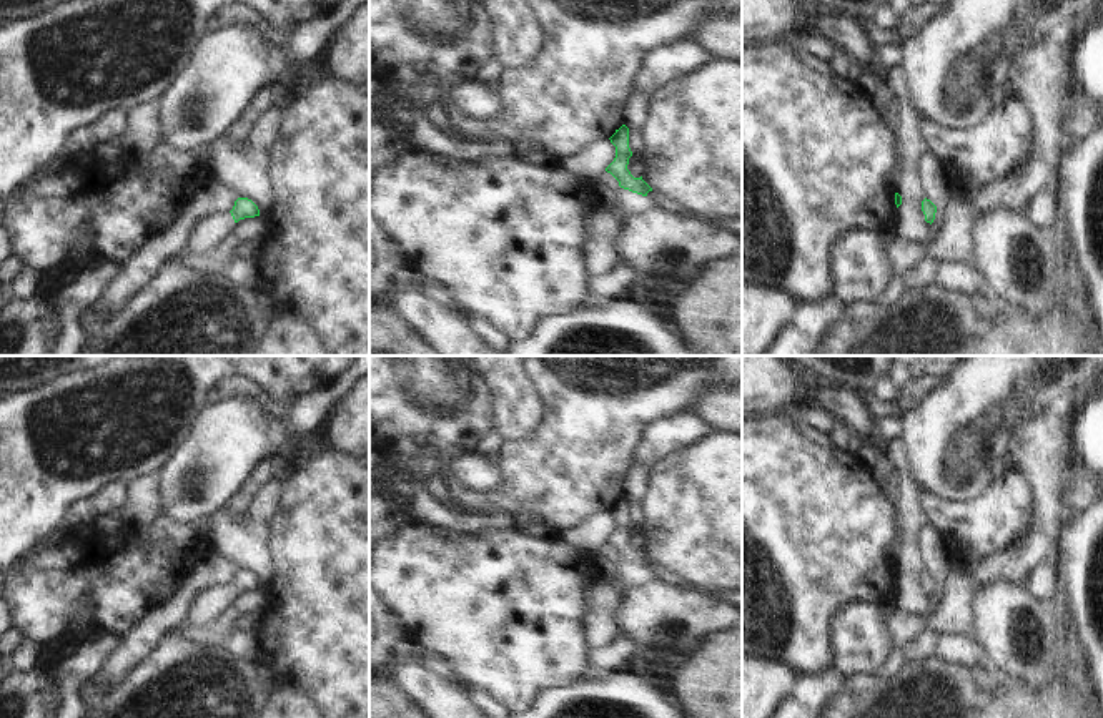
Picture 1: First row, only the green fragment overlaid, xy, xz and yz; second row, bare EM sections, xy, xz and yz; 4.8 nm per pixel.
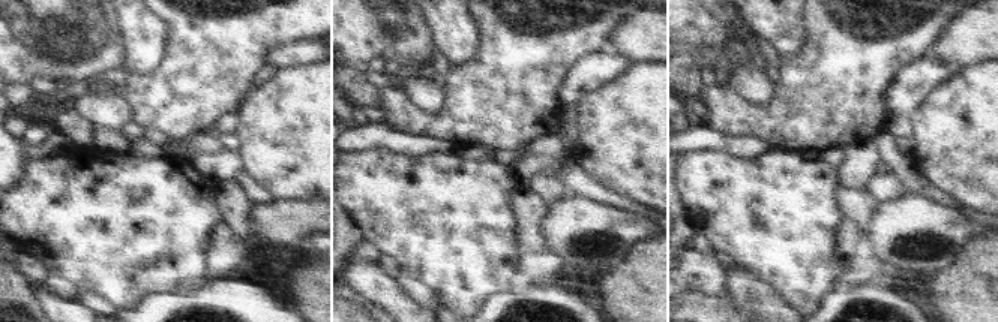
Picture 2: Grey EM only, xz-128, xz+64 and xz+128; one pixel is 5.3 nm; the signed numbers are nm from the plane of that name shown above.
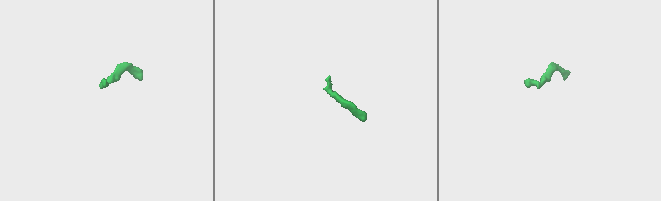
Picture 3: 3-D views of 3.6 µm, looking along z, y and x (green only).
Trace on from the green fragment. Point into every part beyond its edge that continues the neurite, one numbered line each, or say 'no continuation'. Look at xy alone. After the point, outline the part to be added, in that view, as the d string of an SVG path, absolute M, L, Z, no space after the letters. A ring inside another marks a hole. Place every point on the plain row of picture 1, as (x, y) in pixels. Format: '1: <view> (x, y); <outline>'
1: xy (207, 604); M213 585L200 590L188 608L186 622L193 627L206 625L213 617L221 613L235 597L231 585Z

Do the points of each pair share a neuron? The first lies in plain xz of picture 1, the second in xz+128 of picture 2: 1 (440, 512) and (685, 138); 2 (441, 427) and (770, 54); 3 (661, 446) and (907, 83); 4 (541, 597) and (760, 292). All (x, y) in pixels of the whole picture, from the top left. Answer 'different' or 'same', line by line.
1: same
2: different
3: same
4: different

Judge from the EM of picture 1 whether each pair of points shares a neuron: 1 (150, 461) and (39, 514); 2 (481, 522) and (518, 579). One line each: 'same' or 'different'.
1: same
2: different

